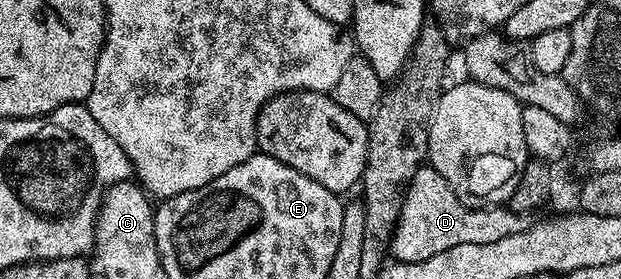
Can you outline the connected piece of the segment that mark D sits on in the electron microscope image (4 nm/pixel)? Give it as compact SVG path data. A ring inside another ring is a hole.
M430 165L419 167L404 192L404 204L392 230L390 255L395 262L422 262L451 249L454 245L490 244L502 237L514 237L530 226L529 220L511 206L467 207L446 185L446 177Z

